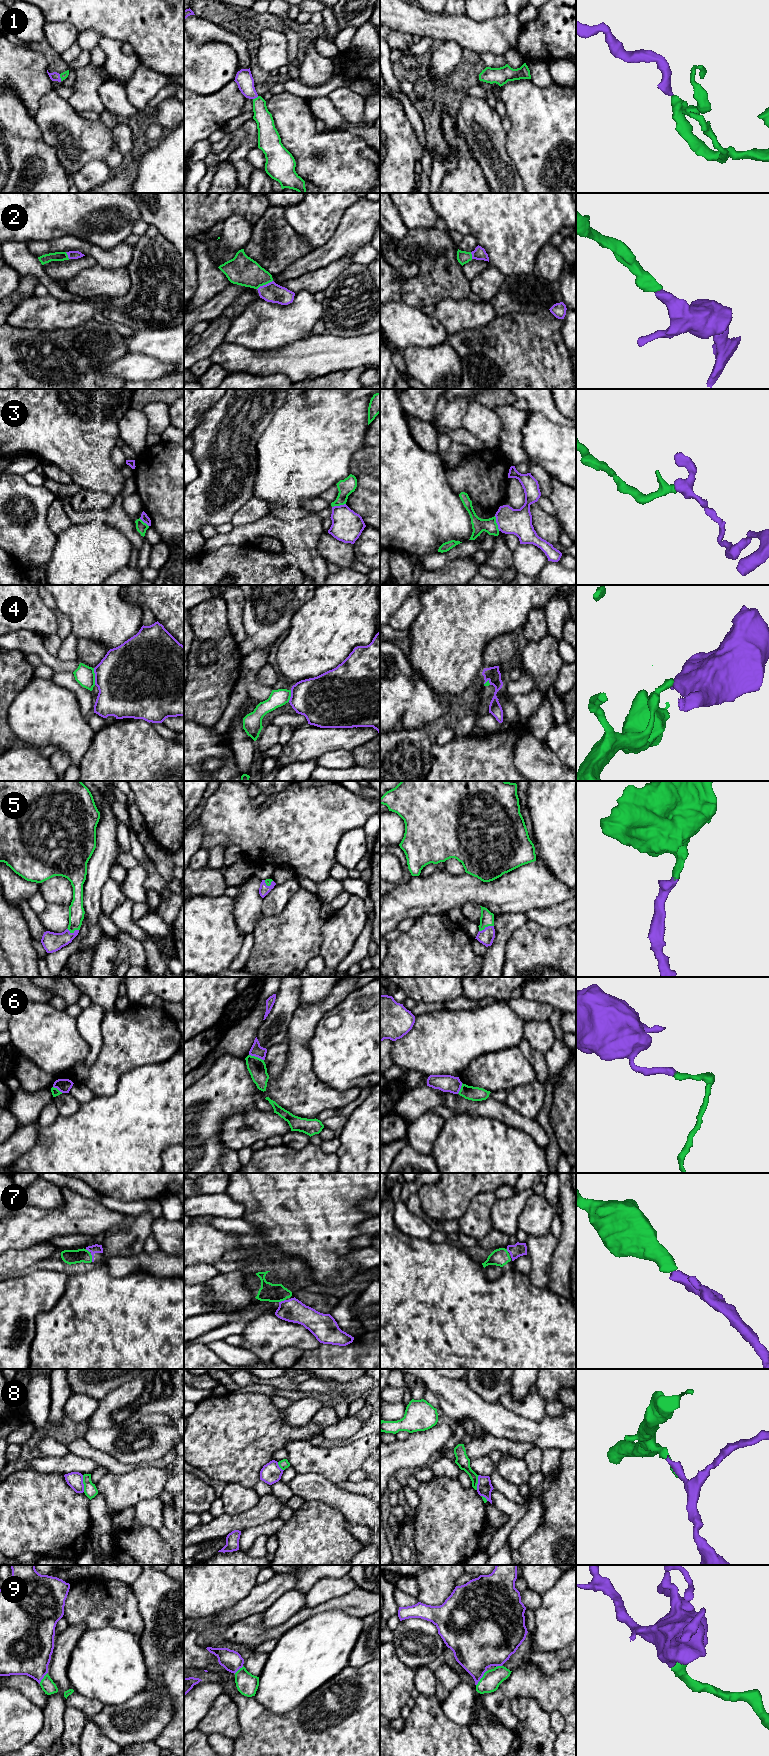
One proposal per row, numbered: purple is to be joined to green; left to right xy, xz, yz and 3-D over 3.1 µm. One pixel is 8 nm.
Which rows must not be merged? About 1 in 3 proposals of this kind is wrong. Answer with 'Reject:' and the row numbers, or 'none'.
Reject: 3, 4, 6, 8

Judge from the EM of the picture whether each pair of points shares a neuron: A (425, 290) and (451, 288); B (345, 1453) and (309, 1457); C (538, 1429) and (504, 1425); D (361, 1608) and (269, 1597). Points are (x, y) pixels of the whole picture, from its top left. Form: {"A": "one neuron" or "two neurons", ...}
{"A": "one neuron", "B": "one neuron", "C": "one neuron", "D": "two neurons"}

